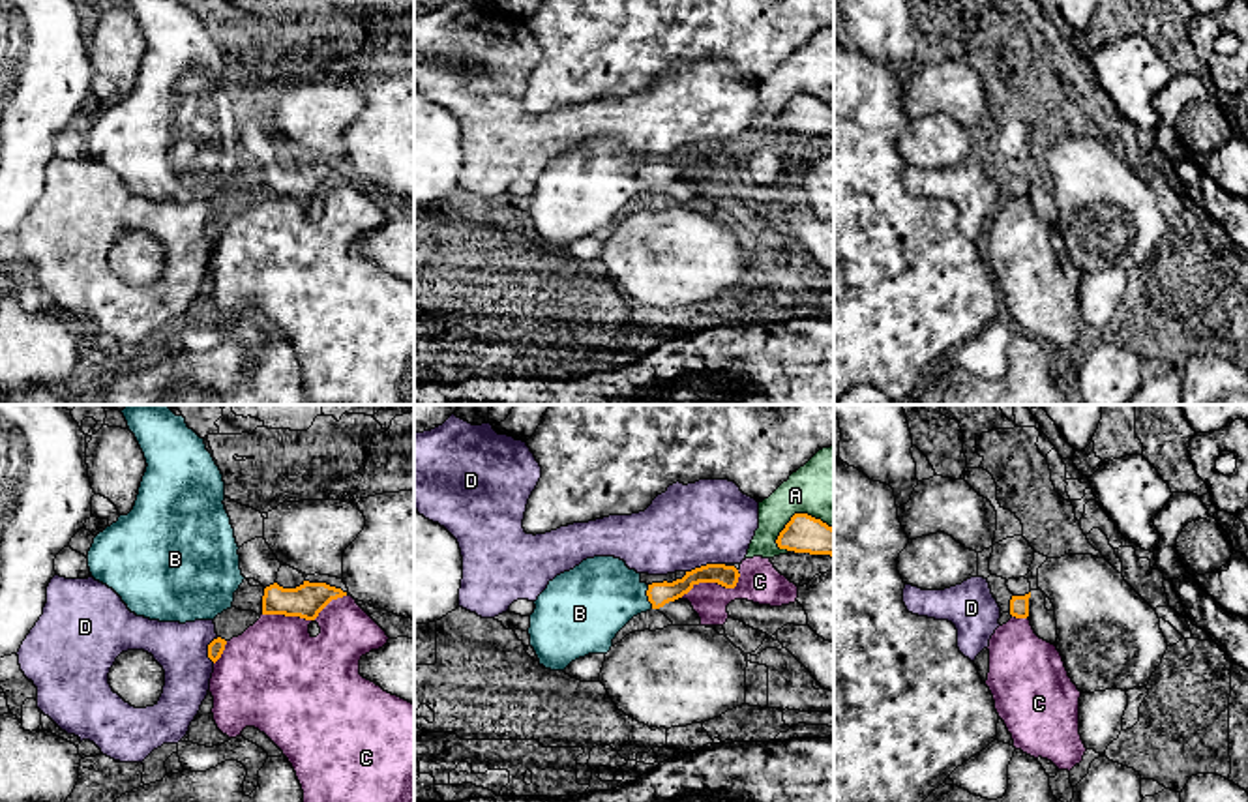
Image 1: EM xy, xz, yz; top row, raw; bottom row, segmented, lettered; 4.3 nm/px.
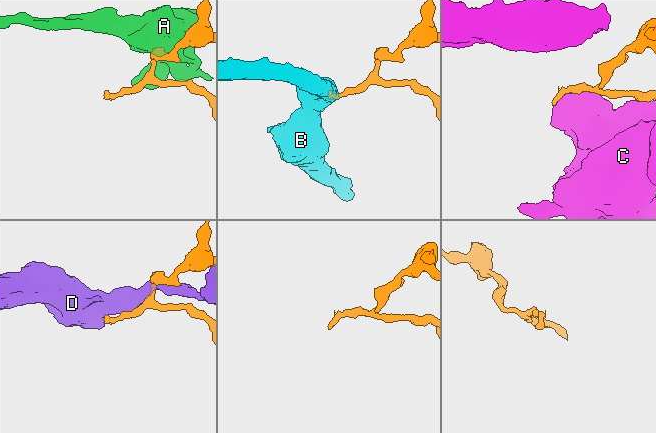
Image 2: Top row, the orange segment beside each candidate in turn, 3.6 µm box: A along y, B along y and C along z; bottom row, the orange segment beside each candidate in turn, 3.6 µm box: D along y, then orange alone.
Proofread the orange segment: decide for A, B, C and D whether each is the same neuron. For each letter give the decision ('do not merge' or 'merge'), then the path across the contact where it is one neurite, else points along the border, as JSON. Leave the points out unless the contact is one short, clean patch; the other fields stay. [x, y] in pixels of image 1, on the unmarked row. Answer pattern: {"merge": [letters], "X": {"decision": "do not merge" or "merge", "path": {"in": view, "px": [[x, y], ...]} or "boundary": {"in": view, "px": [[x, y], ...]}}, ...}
{"merge": ["B"], "A": {"decision": "do not merge"}, "B": {"decision": "merge", "path": {"in": "xz", "px": [[658, 175], [647, 175], [606, 177], [591, 184]]}}, "C": {"decision": "do not merge"}, "D": {"decision": "do not merge"}}

